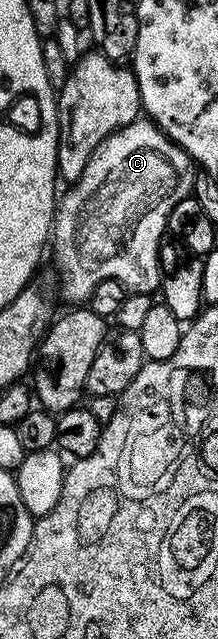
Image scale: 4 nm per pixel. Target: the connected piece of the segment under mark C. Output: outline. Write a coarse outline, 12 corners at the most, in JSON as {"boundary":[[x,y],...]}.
{"boundary":[[148,118],[93,151],[56,201],[74,305],[104,280],[161,286],[195,165]]}

